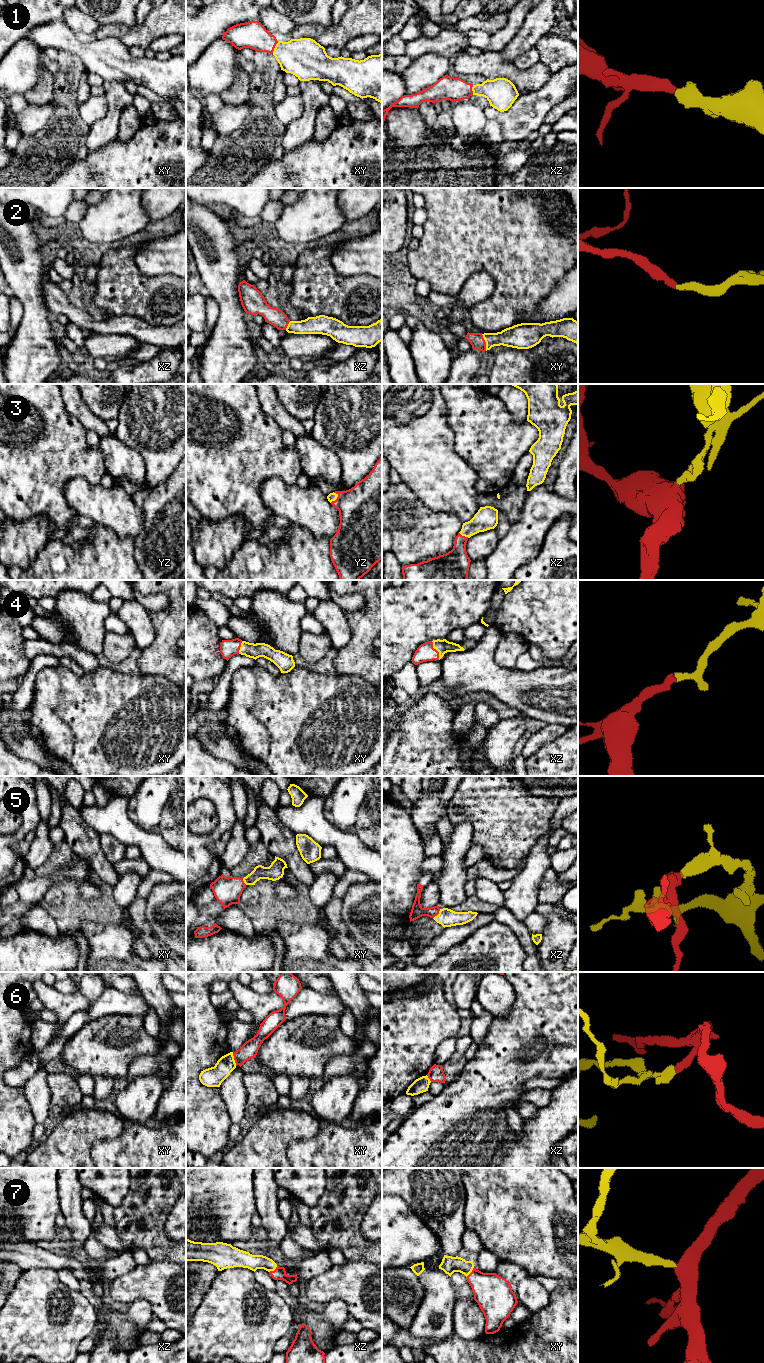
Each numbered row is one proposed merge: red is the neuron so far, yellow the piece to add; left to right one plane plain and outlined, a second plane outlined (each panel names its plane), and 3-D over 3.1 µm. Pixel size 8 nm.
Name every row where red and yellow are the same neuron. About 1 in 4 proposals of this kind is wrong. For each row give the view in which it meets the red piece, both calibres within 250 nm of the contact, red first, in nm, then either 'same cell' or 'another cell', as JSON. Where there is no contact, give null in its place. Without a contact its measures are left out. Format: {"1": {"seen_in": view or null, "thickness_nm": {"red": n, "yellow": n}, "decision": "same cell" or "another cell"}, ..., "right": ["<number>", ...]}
{"1": {"seen_in": "xy", "thickness_nm": {"red": 220, "yellow": 320}, "decision": "same cell"}, "2": {"seen_in": "xy", "thickness_nm": {"red": 120, "yellow": 170}, "decision": "same cell"}, "3": {"seen_in": "yz", "thickness_nm": {"red": 420, "yellow": 70}, "decision": "same cell"}, "4": {"seen_in": "xz", "thickness_nm": {"red": 150, "yellow": 110}, "decision": "same cell"}, "5": {"seen_in": "xz", "thickness_nm": {"red": 100, "yellow": 140}, "decision": "same cell"}, "6": {"seen_in": "xy", "thickness_nm": {"red": 140, "yellow": 160}, "decision": "another cell"}, "7": {"seen_in": "xz", "thickness_nm": {"red": 100, "yellow": 130}, "decision": "same cell"}, "right": ["1", "2", "3", "4", "5", "7"]}

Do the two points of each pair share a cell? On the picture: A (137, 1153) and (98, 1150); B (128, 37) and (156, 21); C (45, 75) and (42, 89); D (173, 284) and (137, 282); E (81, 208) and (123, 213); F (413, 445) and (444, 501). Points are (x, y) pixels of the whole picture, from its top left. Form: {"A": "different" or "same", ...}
{"A": "same", "B": "same", "C": "same", "D": "same", "E": "different", "F": "same"}

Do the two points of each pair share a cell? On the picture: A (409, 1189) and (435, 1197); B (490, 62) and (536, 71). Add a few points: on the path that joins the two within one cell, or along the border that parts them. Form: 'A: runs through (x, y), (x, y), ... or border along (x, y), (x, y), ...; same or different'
A: runs through (415, 1188), (426, 1188), (429, 1191); same
B: runs through (501, 68), (513, 74), (525, 74); same

